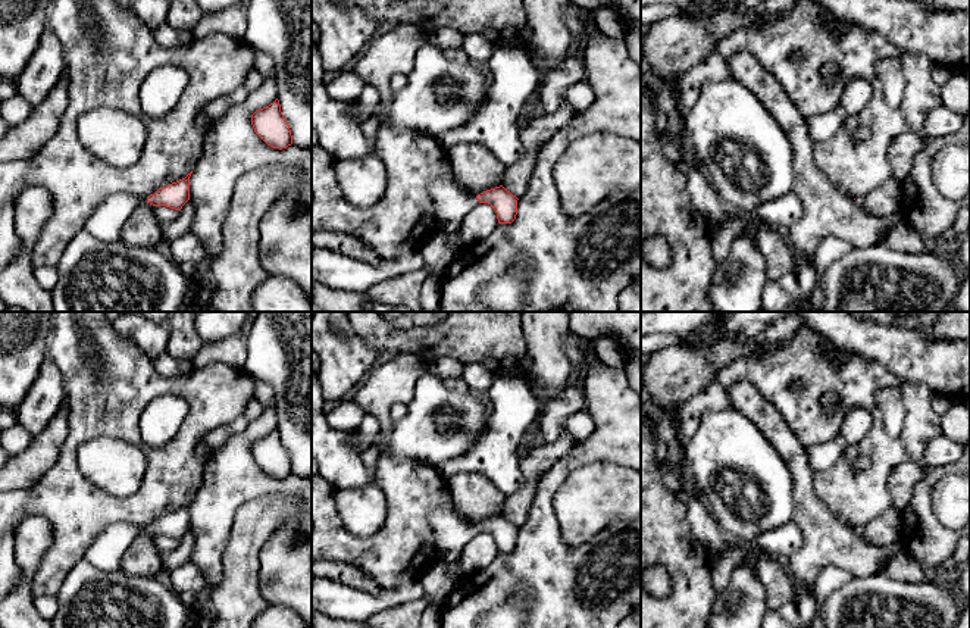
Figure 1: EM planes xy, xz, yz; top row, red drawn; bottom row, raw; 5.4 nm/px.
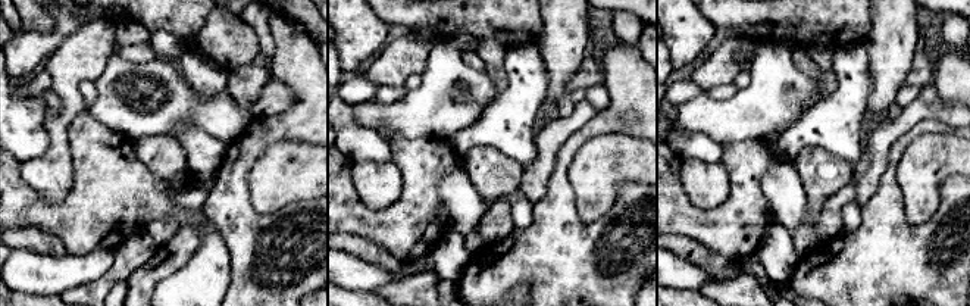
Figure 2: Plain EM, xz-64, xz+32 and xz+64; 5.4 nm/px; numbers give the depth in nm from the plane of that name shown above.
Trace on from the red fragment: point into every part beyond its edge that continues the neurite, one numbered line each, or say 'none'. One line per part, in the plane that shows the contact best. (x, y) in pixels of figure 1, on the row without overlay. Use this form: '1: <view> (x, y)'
1: xz (451, 533)

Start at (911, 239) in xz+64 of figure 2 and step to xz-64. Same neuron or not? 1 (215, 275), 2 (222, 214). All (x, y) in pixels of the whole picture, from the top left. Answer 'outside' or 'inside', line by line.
1: outside
2: inside

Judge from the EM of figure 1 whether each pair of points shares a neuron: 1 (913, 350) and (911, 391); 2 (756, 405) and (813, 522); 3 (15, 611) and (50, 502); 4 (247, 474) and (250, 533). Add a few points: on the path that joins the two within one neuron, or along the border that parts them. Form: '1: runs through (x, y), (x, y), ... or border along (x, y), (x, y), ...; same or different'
1: border along (881, 365), (904, 380), (922, 381), (935, 391); different
2: runs through (779, 434), (797, 458), (803, 472), (804, 493); same
3: border along (33, 514), (52, 525), (46, 552); different
4: border along (282, 494), (247, 500), (237, 511), (230, 530); different

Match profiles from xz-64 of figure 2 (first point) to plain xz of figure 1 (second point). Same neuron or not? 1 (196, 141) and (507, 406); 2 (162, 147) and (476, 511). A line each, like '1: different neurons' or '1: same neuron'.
1: same neuron
2: same neuron

